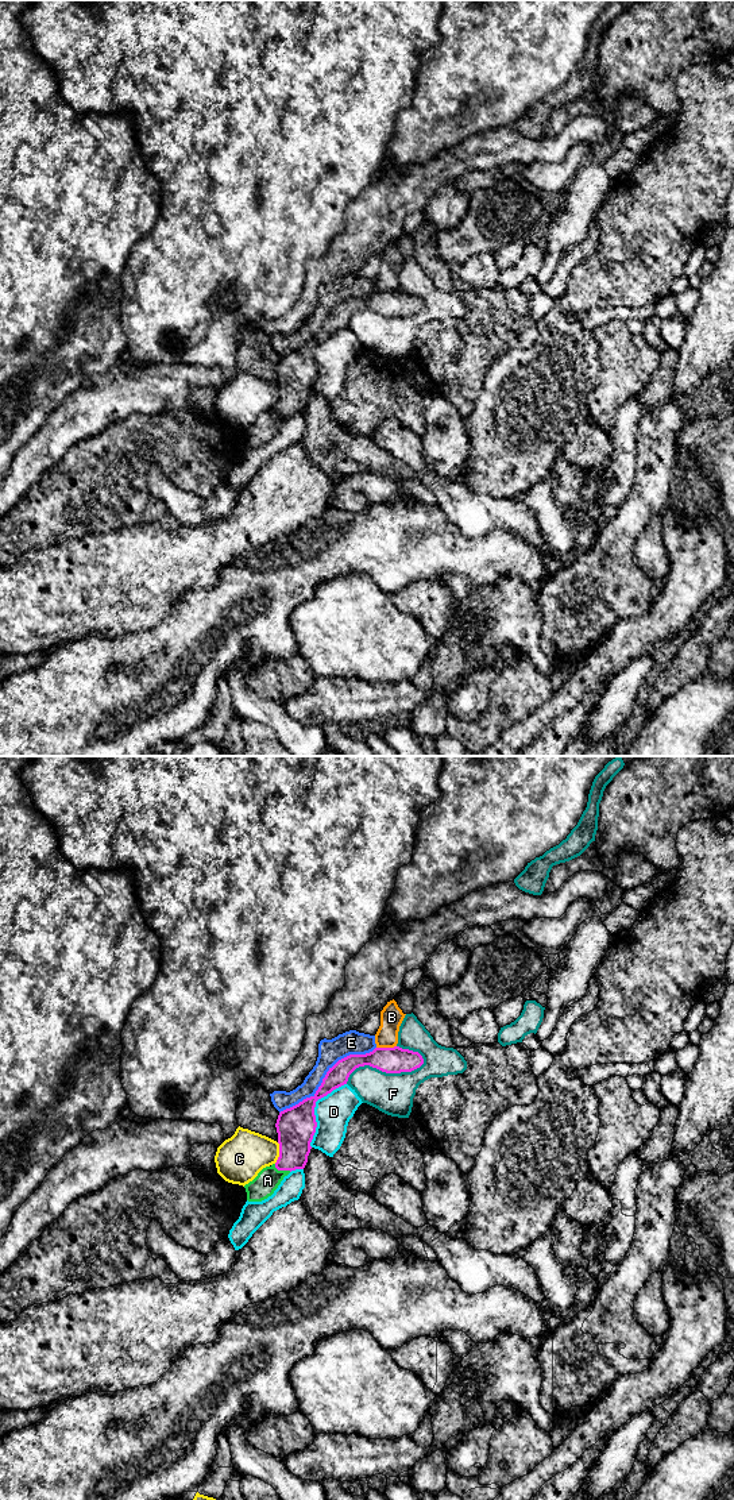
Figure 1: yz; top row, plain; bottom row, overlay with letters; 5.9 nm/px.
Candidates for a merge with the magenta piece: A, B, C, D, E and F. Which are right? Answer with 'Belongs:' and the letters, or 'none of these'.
Belongs: A

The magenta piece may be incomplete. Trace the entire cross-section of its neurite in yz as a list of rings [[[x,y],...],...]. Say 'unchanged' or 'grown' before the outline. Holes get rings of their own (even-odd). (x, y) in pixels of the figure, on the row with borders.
grown; [[[375,1048],[366,1054],[349,1054],[339,1060],[322,1079],[316,1094],[298,1104],[279,1113],[275,1127],[278,1133],[279,1157],[271,1167],[263,1168],[258,1176],[244,1185],[248,1202],[262,1202],[271,1196],[285,1176],[304,1169],[310,1153],[310,1142],[316,1133],[316,1102],[333,1090],[347,1084],[349,1075],[359,1067],[370,1065],[386,1073],[412,1072],[424,1064],[418,1052],[394,1048]]]

